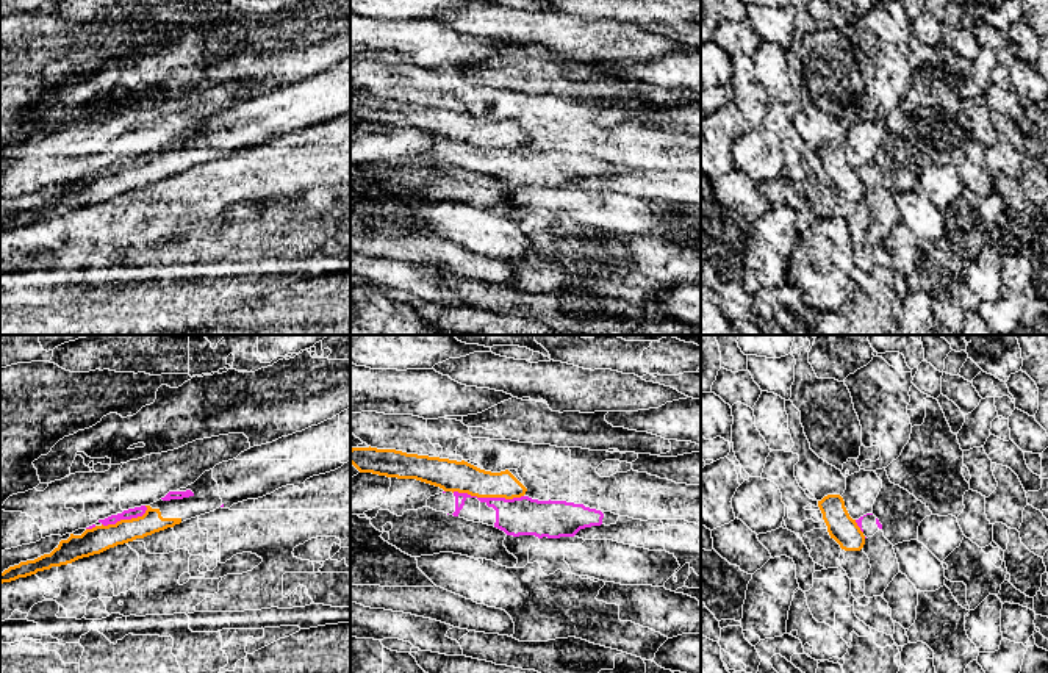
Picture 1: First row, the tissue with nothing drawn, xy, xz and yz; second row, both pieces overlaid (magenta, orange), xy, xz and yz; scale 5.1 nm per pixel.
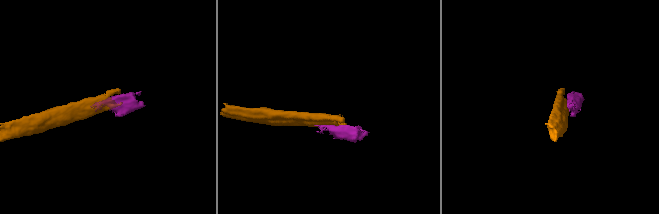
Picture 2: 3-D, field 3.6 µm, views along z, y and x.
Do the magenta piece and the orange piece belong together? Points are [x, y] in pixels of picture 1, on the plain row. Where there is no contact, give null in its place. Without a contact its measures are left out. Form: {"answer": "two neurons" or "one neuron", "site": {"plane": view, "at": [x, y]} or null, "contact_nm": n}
{"answer": "two neurons", "site": {"plane": "xz", "at": [488, 147]}, "contact_nm": 360}

